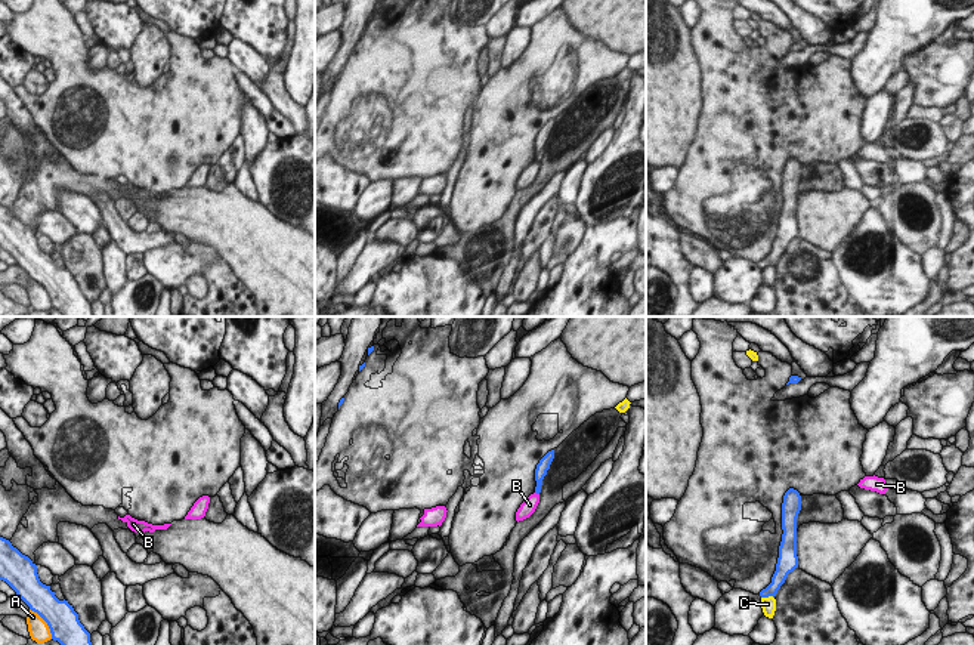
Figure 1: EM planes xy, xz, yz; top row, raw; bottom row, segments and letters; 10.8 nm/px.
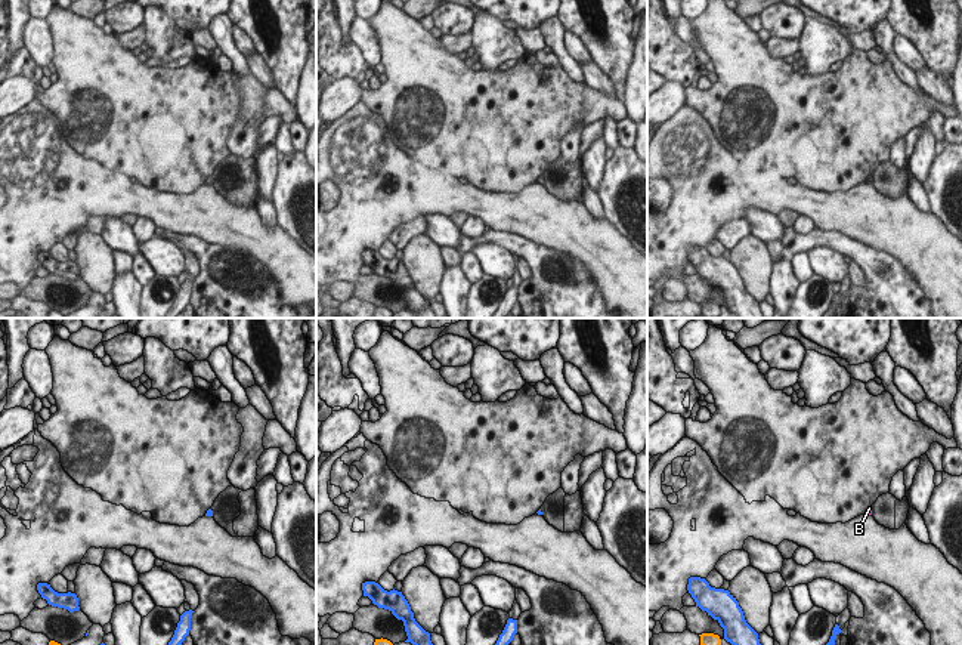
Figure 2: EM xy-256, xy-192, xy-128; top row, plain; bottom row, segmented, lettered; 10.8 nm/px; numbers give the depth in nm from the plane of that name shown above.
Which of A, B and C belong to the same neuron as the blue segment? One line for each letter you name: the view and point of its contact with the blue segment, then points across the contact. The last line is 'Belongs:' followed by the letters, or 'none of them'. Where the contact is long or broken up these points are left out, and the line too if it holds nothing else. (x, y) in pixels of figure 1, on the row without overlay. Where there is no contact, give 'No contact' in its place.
Belongs: none of them.

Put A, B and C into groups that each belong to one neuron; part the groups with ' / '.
A / B / C

